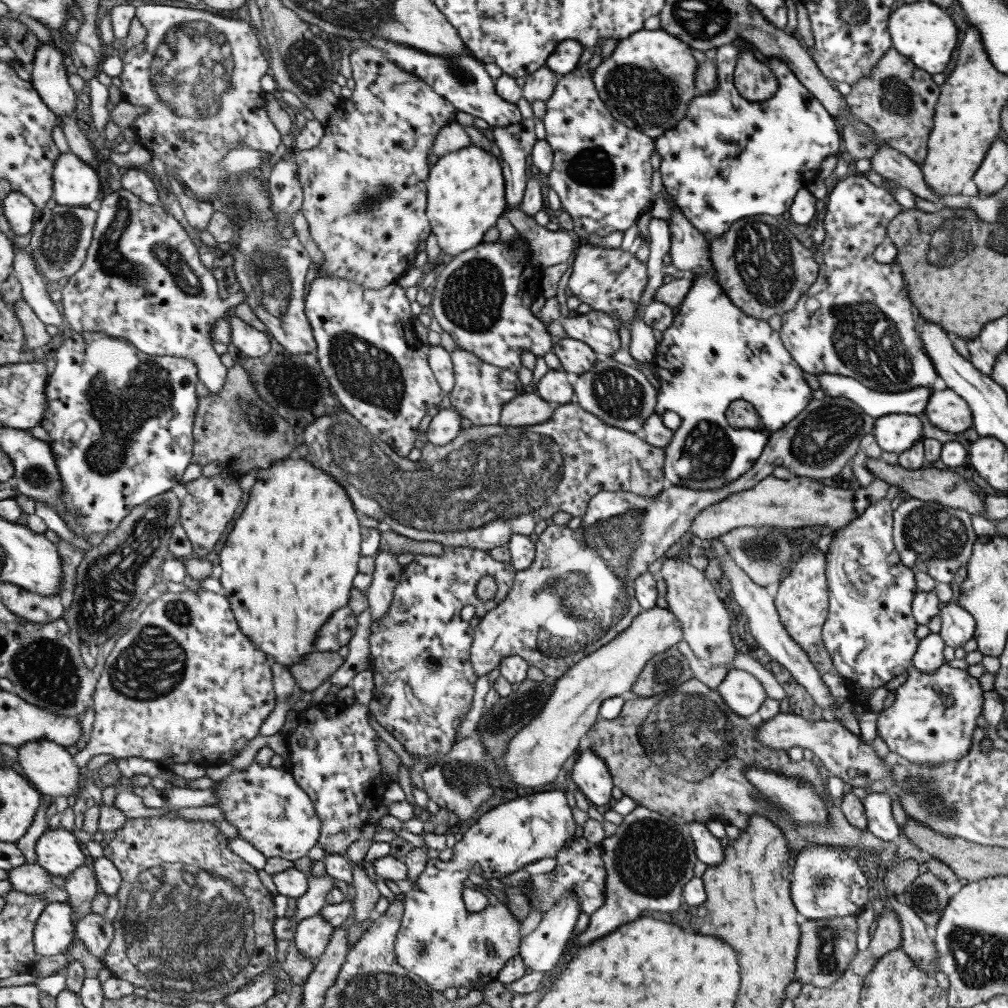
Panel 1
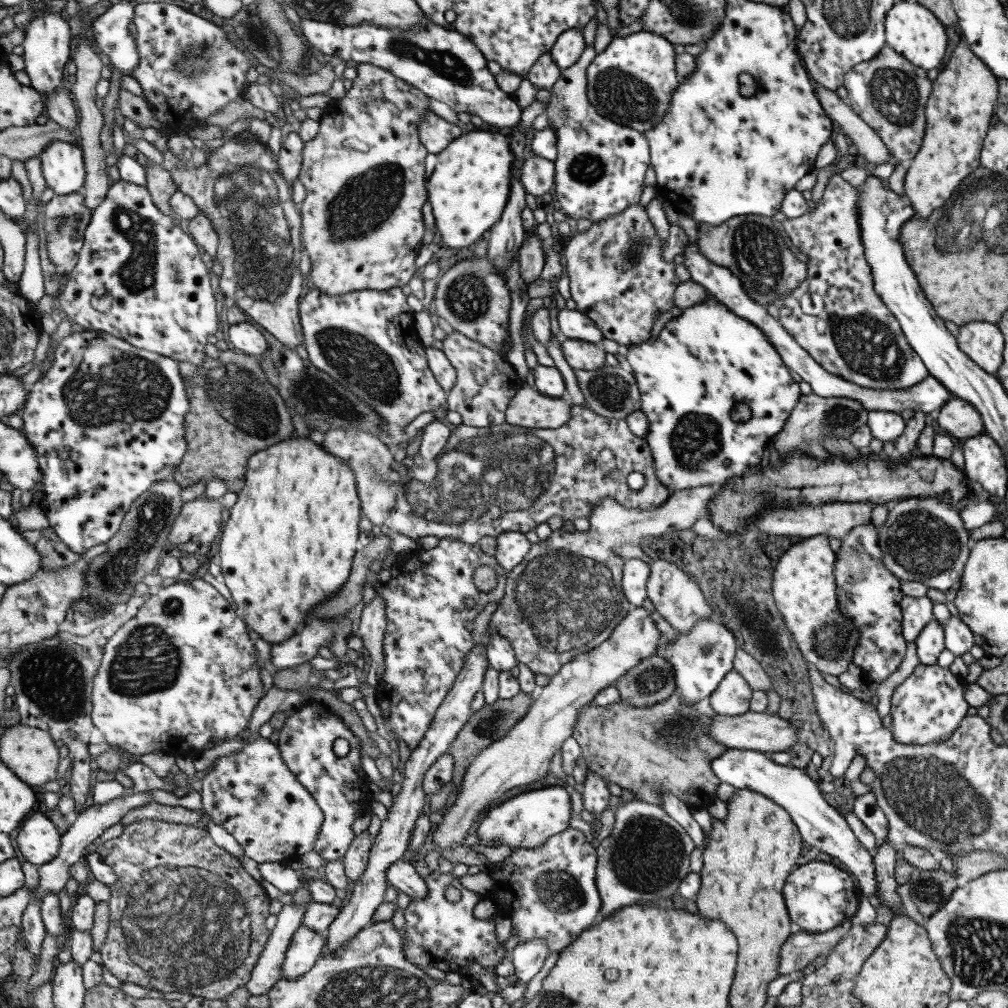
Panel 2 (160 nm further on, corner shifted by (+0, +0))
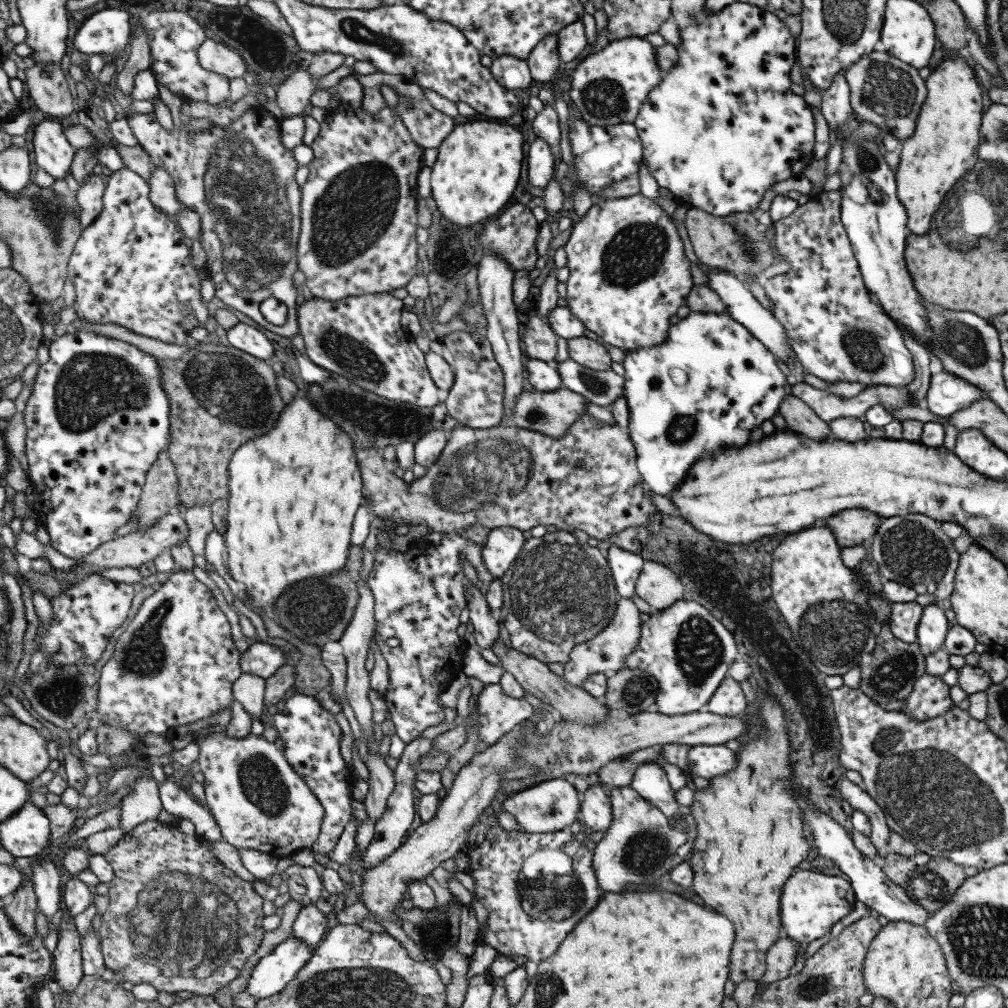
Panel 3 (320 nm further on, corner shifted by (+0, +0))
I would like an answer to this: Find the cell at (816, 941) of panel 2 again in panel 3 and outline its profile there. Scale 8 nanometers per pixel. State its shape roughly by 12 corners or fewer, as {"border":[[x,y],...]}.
{"border":[[779,937],[767,950],[759,983],[789,975],[799,944]]}

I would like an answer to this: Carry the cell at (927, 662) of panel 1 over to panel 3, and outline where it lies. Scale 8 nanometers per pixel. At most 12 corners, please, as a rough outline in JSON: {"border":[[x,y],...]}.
{"border":[[922,606],[916,643],[924,656],[941,650],[950,624],[943,608]]}

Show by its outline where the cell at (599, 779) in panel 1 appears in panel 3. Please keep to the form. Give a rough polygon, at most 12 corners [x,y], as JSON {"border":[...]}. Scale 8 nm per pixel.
{"border":[[589,785],[579,812],[584,826],[605,833],[612,819],[606,789]]}

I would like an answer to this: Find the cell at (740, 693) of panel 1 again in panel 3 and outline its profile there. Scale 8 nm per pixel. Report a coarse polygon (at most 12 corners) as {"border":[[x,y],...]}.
{"border":[[723,677],[703,710],[721,716],[747,711],[739,682]]}

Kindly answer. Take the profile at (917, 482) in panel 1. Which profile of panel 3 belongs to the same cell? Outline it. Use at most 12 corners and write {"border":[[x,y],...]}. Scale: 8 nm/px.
{"border":[[791,393],[778,414],[789,430],[820,441],[828,424]]}

